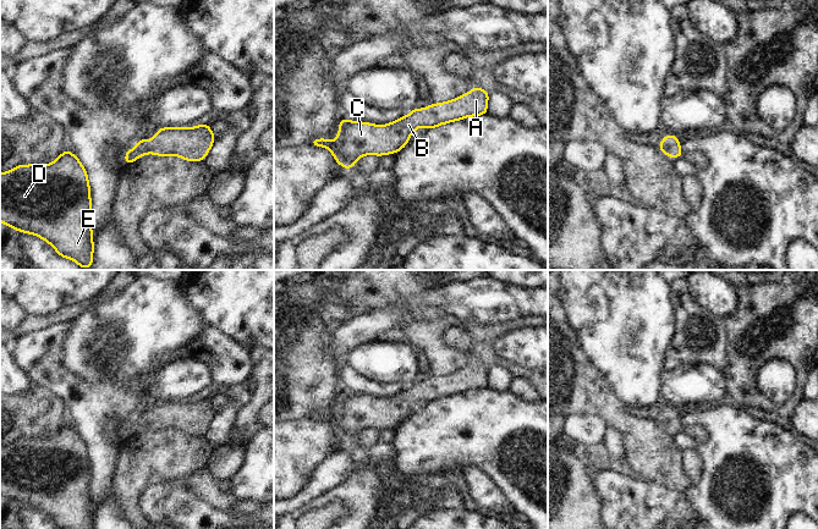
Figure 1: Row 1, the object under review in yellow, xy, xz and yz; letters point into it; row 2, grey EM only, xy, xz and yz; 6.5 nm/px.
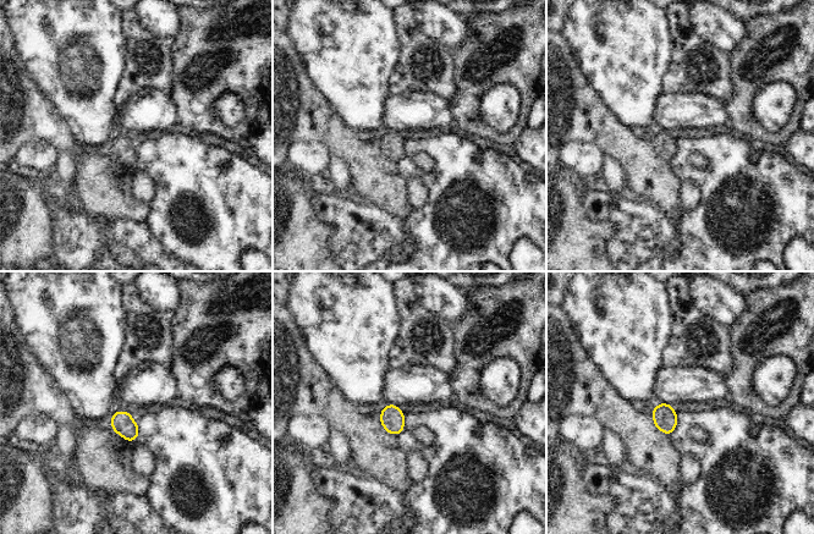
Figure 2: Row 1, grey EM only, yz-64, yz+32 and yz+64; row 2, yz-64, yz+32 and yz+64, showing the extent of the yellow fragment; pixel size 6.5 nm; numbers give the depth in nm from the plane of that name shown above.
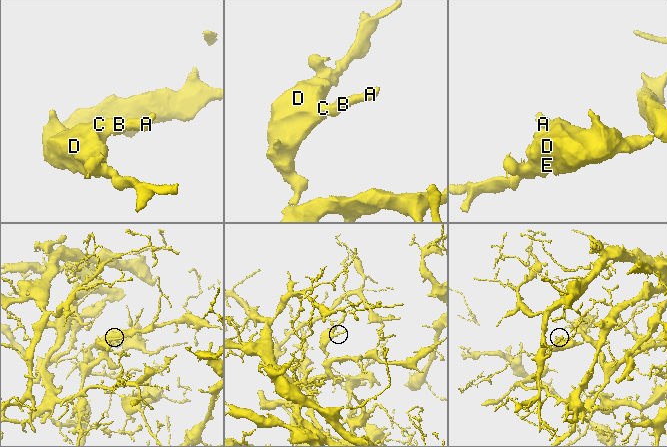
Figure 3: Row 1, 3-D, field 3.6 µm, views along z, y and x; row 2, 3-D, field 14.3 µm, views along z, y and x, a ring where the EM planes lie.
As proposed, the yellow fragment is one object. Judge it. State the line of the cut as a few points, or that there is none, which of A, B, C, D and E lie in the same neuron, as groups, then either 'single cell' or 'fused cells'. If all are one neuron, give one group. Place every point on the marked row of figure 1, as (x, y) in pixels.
cut none; groups A B C D E; single cell

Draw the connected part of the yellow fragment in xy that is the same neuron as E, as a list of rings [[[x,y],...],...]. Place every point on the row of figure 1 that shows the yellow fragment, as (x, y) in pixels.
[[[67,149],[49,165],[18,165],[0,173],[0,221],[20,232],[37,235],[50,243],[56,253],[89,269],[93,263],[93,232],[90,227],[90,188],[81,161]]]

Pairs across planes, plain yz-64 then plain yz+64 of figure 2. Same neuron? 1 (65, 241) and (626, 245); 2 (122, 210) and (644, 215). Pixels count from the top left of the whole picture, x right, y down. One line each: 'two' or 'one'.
1: one
2: two

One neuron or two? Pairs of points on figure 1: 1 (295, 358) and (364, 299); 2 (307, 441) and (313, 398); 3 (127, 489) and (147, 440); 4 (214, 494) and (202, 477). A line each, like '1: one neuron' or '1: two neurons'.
1: two neurons
2: two neurons
3: one neuron
4: one neuron

